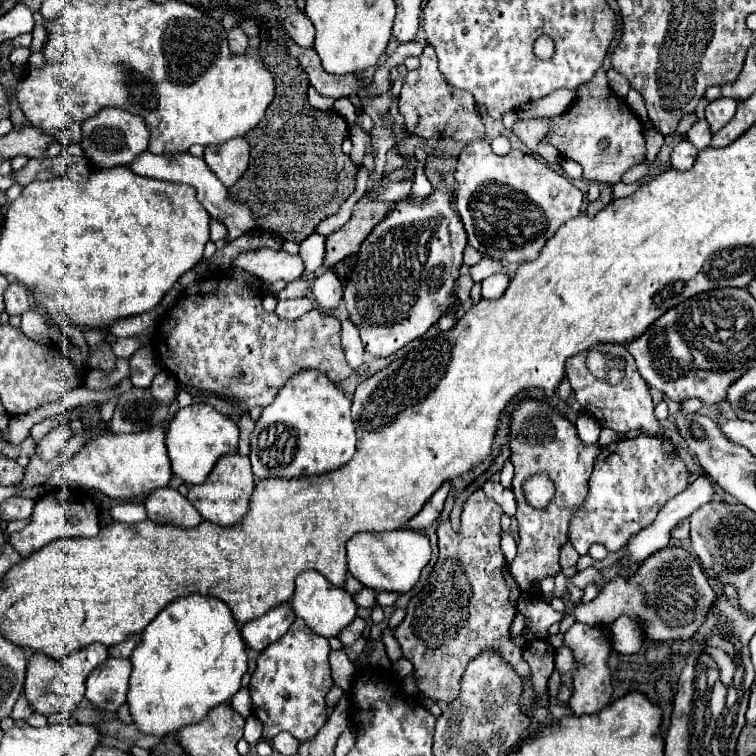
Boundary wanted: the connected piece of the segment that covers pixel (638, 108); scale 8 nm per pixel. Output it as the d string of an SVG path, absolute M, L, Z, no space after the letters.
M630 88L628 96L626 96L626 102L628 102L628 106L634 110L634 114L636 114L642 122L648 122L648 114L646 114L646 108L644 108L644 98L640 96L640 92L636 92L634 88Z

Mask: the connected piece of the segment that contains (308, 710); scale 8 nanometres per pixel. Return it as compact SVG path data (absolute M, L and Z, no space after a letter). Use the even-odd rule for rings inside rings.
M300 618L292 622L284 638L260 652L258 666L252 672L250 696L254 702L252 714L262 720L262 738L266 742L270 742L282 730L290 732L300 742L306 742L326 724L324 696L334 686L328 654L328 640L312 632Z

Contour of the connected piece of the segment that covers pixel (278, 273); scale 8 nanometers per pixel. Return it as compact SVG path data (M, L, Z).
M258 248L234 258L232 266L256 274L264 282L292 282L304 272L300 254L288 254L282 248Z

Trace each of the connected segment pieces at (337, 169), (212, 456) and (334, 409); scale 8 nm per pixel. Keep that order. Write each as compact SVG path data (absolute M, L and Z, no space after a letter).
M272 40L262 42L260 54L276 76L276 96L264 120L244 136L252 142L252 156L230 196L256 210L260 216L258 230L280 232L286 240L302 242L320 220L336 214L340 204L354 192L358 166L342 152L342 140L348 136L346 120L334 110L320 112L308 104L308 76L300 62Z
M190 404L172 418L166 430L166 448L172 462L172 472L186 484L202 484L212 472L216 460L238 450L238 426L232 418L220 414L210 404Z
M298 372L280 388L274 402L262 410L250 448L252 472L258 480L328 474L344 466L356 452L350 400L320 372Z

